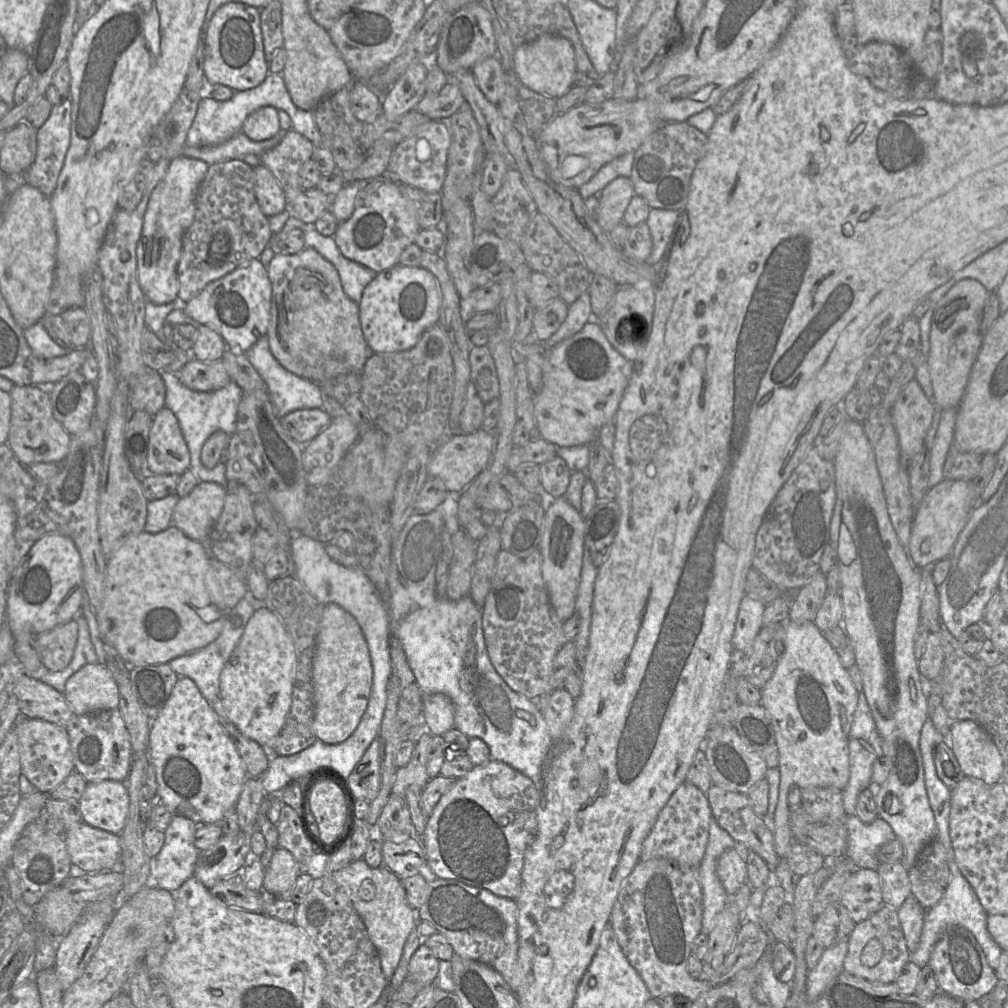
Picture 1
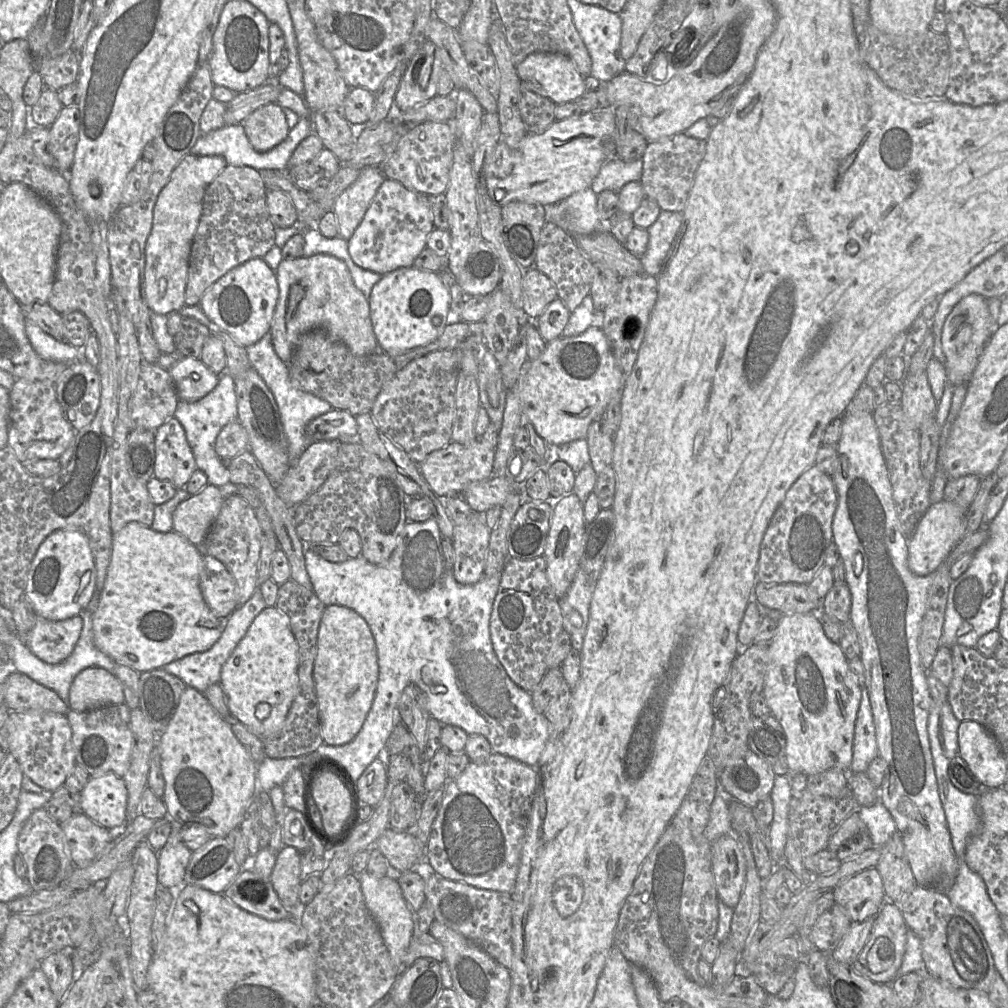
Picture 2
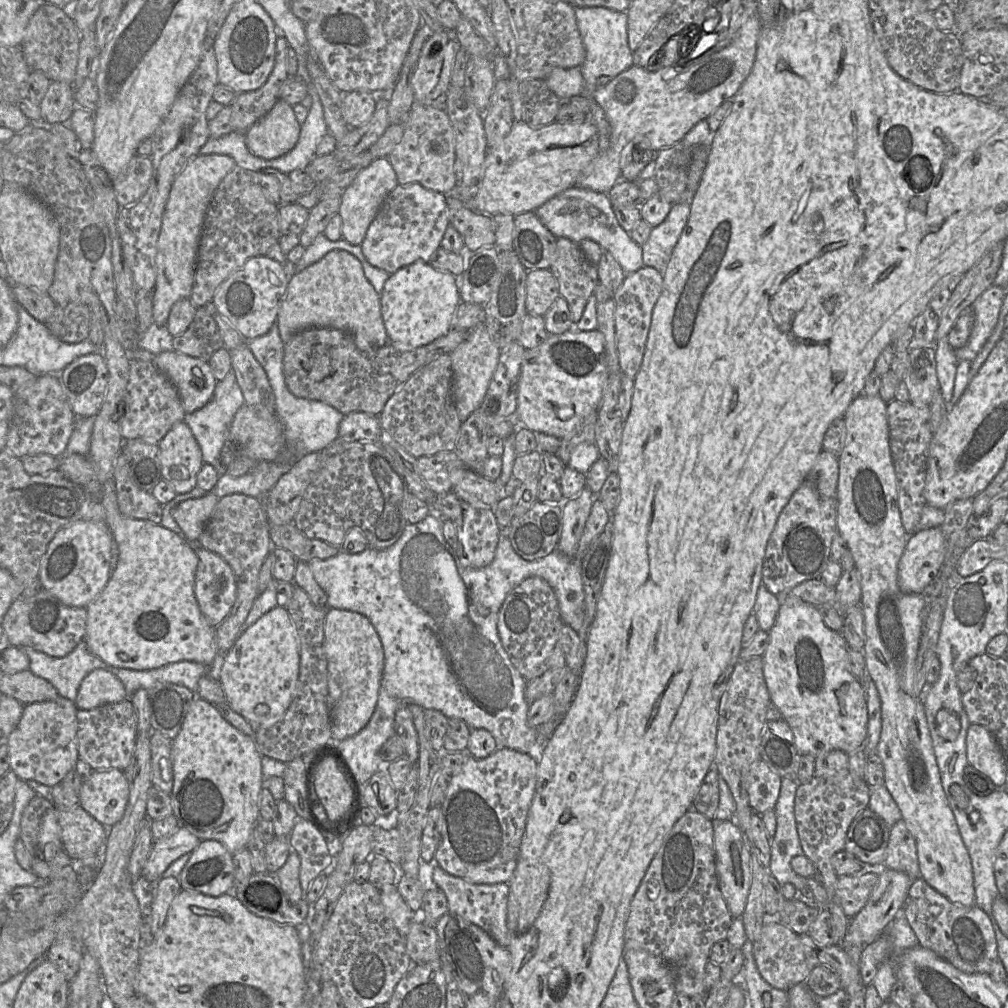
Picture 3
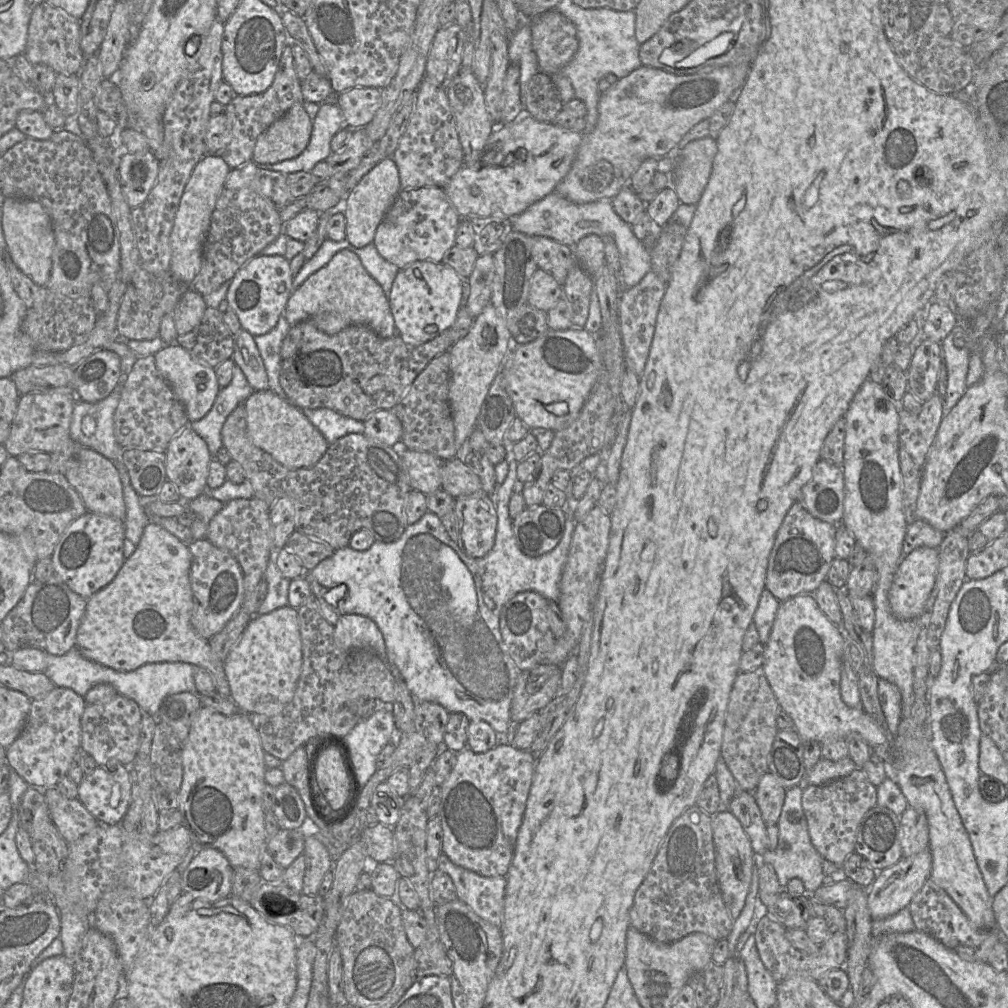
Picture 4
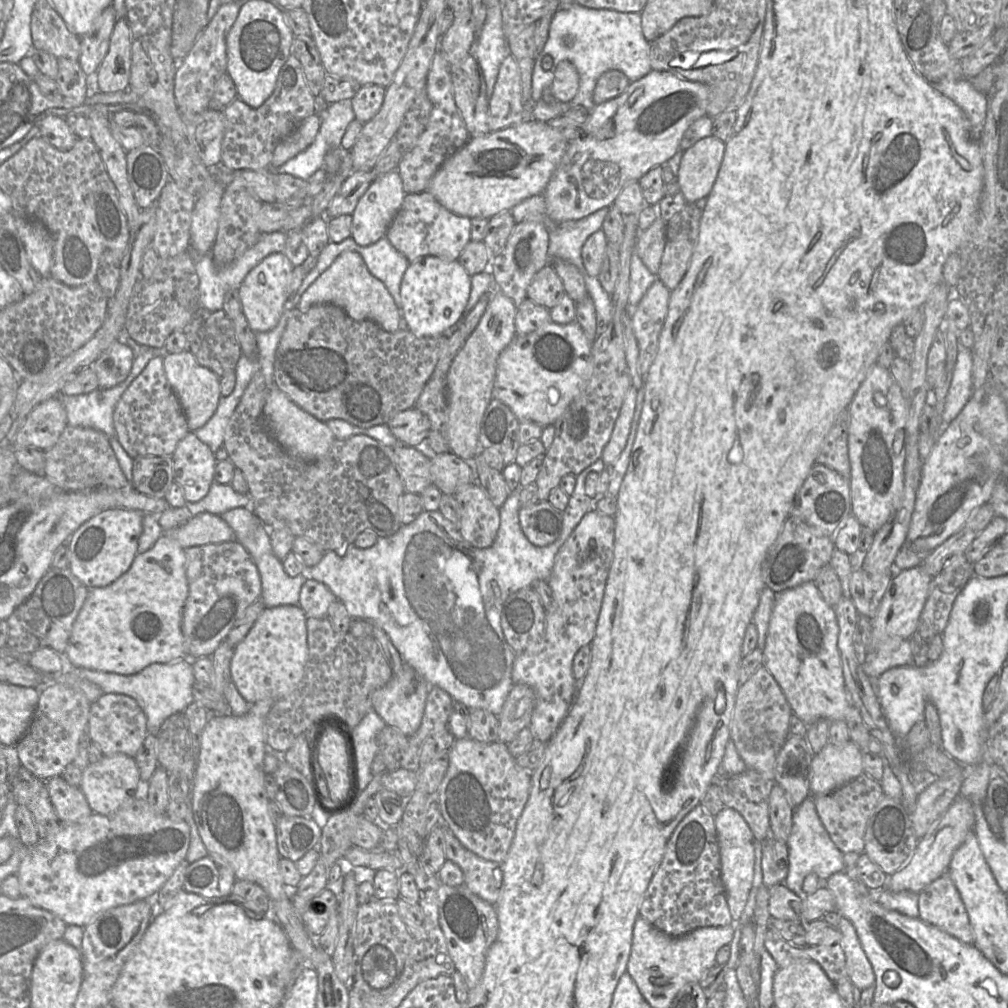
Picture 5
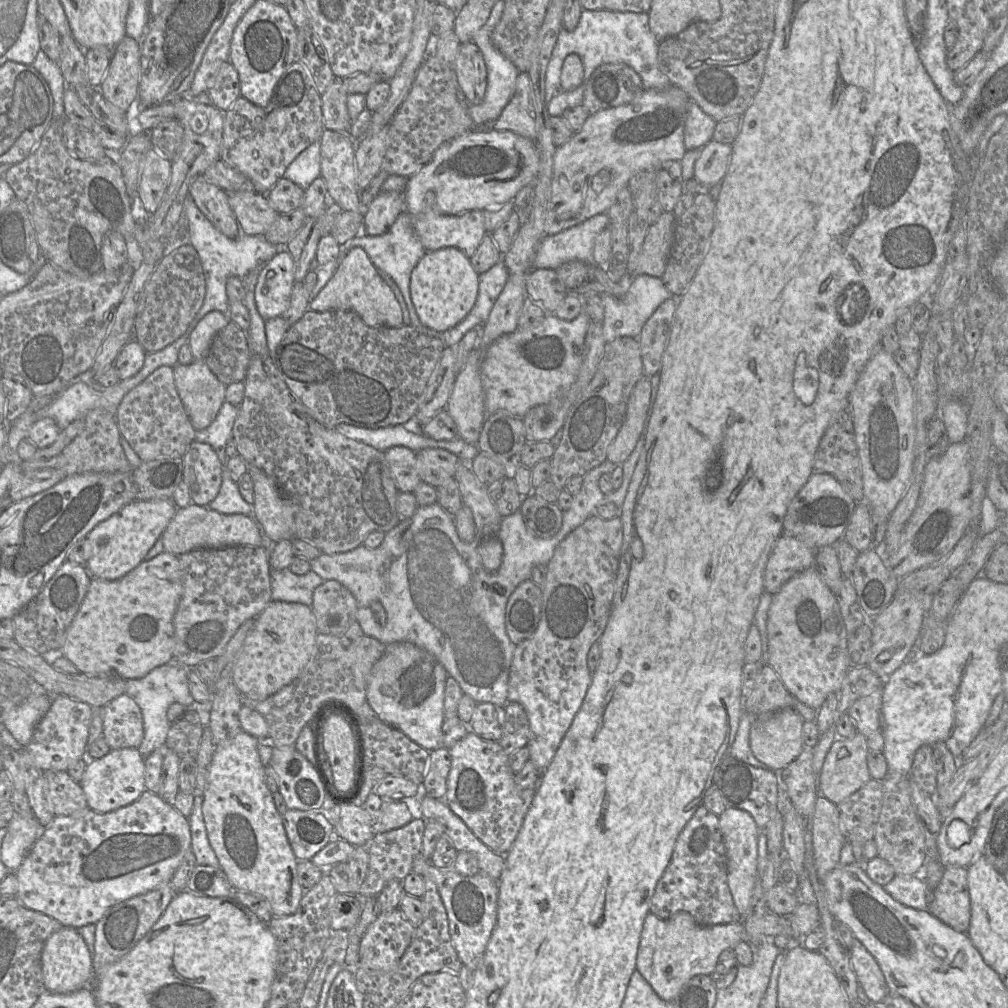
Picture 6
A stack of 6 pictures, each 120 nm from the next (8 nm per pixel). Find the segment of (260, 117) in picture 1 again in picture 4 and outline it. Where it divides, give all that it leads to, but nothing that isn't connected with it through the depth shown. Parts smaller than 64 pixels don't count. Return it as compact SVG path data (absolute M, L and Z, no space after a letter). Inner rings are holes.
M295 103L257 139L253 162L275 164L299 156L307 147L313 120L302 103Z

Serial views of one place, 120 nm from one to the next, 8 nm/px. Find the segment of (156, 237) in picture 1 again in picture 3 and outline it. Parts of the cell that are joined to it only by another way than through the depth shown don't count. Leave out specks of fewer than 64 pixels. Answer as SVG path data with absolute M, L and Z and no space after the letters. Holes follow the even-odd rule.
M199 154L188 162L172 184L157 243L157 275L152 291L153 322L158 325L166 325L172 306L191 295L200 236L208 207L218 185L235 165L229 155Z

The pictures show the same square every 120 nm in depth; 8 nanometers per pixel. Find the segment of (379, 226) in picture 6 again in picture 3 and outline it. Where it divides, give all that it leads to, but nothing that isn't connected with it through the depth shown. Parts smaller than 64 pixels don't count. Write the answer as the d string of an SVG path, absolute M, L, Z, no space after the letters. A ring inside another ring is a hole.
M387 157L374 159L363 169L343 191L338 211L342 218L342 239L353 245L360 245L386 196L398 185L396 173Z

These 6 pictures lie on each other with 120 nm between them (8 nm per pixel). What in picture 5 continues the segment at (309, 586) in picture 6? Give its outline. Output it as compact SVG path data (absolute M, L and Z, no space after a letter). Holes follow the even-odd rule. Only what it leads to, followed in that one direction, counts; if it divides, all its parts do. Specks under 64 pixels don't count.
M250 507L233 508L220 516L234 530L236 541L247 549L258 568L262 587L261 599L265 607L299 606L300 591L308 579L301 574L290 577L285 572L282 561L274 555L272 550L269 528L255 515Z

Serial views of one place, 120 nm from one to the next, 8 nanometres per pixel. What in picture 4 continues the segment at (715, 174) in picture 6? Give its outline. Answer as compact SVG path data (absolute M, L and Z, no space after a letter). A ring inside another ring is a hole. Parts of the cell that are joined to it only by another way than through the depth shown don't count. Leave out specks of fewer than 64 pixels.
M710 136L688 143L676 154L672 186L683 204L697 205L709 181L717 142Z

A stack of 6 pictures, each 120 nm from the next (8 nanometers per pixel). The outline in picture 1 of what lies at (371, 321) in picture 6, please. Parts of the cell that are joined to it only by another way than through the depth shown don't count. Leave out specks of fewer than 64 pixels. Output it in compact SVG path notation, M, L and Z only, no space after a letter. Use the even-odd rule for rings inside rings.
M305 247L302 251L294 255L286 255L277 252L269 263L267 272L272 285L272 298L270 309L271 318L266 336L269 341L270 351L275 359L280 363L280 365L289 372L297 375L298 377L313 381L315 383L321 383L342 374L354 372L361 373L365 362L374 353L371 351L367 342L365 341L361 329L359 306L357 303L348 298L347 295L344 293L339 274L334 265L326 260L323 256L321 256L315 249Z

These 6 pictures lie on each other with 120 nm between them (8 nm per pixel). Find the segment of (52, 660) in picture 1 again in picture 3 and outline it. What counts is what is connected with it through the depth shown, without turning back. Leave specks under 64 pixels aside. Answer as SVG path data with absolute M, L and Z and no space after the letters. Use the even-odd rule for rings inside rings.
M42 588L36 596L15 599L1 624L11 646L29 647L51 657L62 658L84 639L86 622L86 608L67 606Z

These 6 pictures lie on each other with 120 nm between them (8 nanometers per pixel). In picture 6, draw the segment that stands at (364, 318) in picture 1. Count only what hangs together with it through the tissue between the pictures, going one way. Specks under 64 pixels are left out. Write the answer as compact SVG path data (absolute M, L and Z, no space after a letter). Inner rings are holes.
M446 247L426 252L414 267L410 295L421 324L442 333L459 324L473 308L479 290L479 275L461 250Z

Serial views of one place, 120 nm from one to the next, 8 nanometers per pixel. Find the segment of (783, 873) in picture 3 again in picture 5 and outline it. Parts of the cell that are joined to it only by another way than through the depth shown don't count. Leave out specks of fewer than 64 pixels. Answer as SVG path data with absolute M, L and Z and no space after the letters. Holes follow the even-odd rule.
M808 796L793 810L792 829L786 841L789 869L783 884L798 896L807 896L802 890L803 881L809 874L816 874L821 881L826 881L837 872L844 871L844 854L836 847L822 825L813 802Z

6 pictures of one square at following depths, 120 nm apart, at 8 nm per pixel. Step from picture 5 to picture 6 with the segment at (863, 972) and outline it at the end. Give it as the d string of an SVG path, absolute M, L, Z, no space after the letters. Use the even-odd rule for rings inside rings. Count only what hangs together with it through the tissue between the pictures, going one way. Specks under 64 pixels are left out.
M856 938L849 952L851 966L868 998L872 1002L884 1001L888 995L888 986L876 959Z

